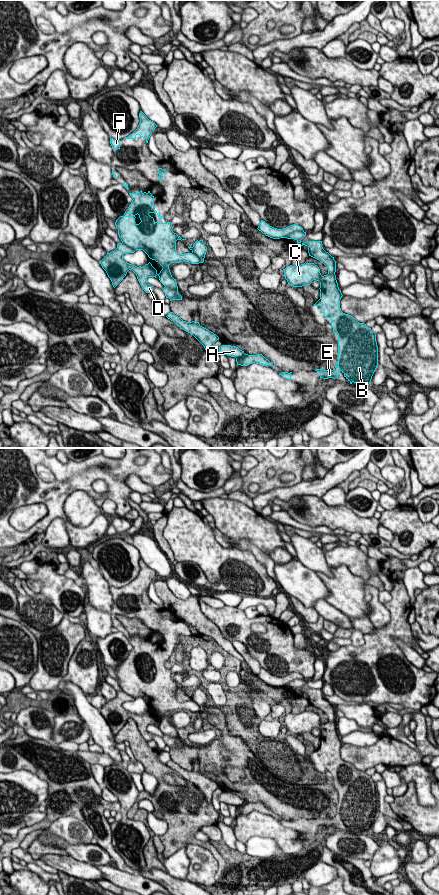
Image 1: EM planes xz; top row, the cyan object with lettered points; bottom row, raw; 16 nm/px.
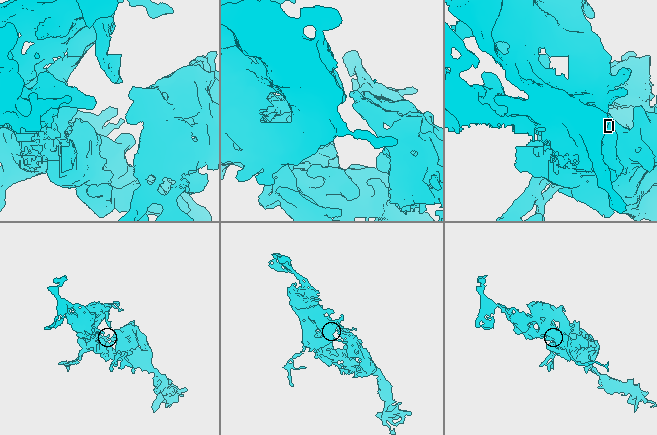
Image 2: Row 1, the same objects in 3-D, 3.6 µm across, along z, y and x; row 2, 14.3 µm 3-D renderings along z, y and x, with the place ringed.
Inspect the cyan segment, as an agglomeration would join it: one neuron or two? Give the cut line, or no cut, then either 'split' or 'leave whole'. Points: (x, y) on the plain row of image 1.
no cut; leave whole

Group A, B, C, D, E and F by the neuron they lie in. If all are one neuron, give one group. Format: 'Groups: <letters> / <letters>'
Groups: A B C D E F

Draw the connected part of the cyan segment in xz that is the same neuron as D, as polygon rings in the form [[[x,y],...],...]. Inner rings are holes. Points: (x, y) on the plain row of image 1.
[[[150,639],[138,641],[129,641],[132,645],[132,650],[128,657],[125,659],[124,664],[120,664],[116,670],[116,676],[118,677],[118,683],[121,687],[121,691],[117,692],[117,696],[107,701],[107,703],[100,709],[102,716],[106,719],[108,725],[110,726],[113,735],[115,736],[126,724],[129,718],[132,718],[146,741],[151,741],[153,739],[153,734],[147,731],[148,725],[155,725],[158,723],[160,730],[165,734],[162,738],[165,741],[166,746],[172,748],[182,748],[182,744],[178,741],[178,734],[176,727],[171,723],[169,713],[171,711],[179,710],[189,710],[191,712],[199,712],[204,710],[204,706],[207,700],[207,695],[204,693],[203,688],[196,689],[192,695],[188,695],[192,700],[186,702],[178,702],[176,699],[176,689],[186,688],[182,687],[171,677],[172,671],[157,671],[154,666],[149,662],[157,662],[160,668],[164,665],[160,663],[160,660],[155,658],[154,654],[154,644]],[[136,698],[143,698],[150,707],[158,710],[163,716],[160,721],[149,710],[143,715],[137,715],[135,713],[129,712],[123,708],[123,703],[128,701],[134,701]]]

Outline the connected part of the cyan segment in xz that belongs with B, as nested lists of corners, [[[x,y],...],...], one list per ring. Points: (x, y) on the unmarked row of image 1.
[[[261,668],[260,673],[257,676],[266,684],[273,687],[287,686],[295,687],[297,691],[301,691],[308,695],[309,704],[319,708],[328,716],[328,722],[322,724],[320,717],[314,711],[304,711],[299,714],[287,714],[284,717],[284,724],[288,732],[293,735],[302,735],[304,733],[310,733],[313,728],[320,730],[320,747],[314,752],[314,754],[321,755],[321,761],[325,766],[331,767],[331,774],[333,775],[333,781],[338,782],[338,808],[333,818],[316,817],[315,819],[320,821],[320,826],[328,827],[338,826],[339,820],[344,822],[344,825],[352,832],[357,833],[370,832],[372,824],[378,814],[378,794],[376,790],[376,782],[364,771],[359,771],[353,764],[345,762],[341,759],[340,748],[342,741],[339,738],[336,728],[336,709],[328,700],[322,695],[322,689],[306,689],[304,691],[301,688],[306,684],[306,680],[299,673],[293,672],[283,677],[277,677],[265,669]]]

